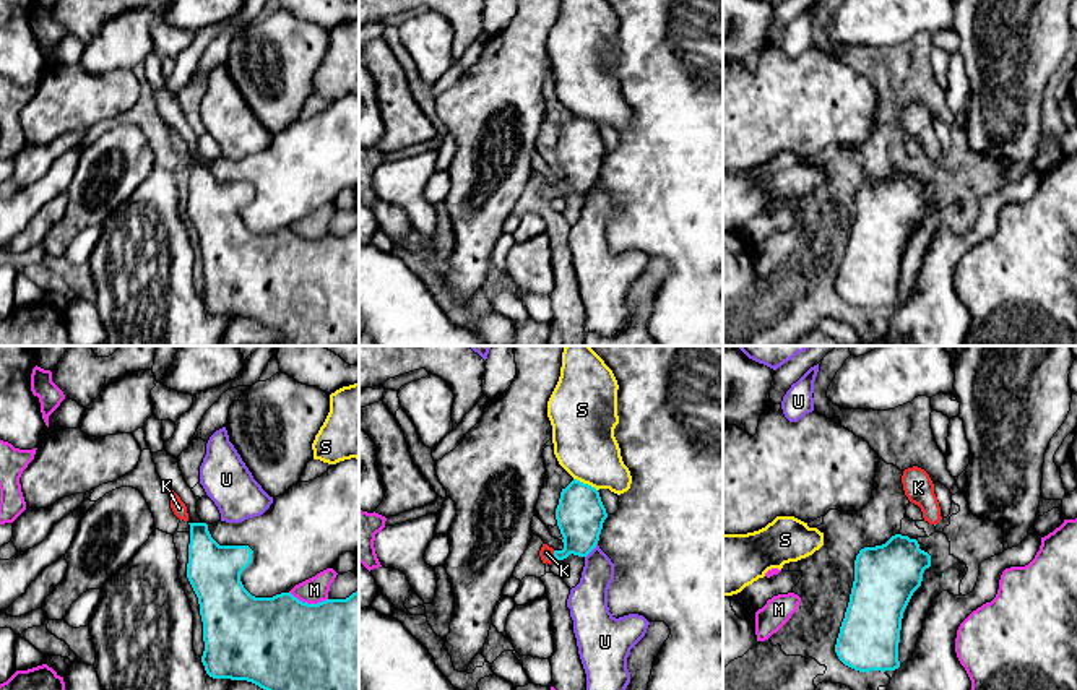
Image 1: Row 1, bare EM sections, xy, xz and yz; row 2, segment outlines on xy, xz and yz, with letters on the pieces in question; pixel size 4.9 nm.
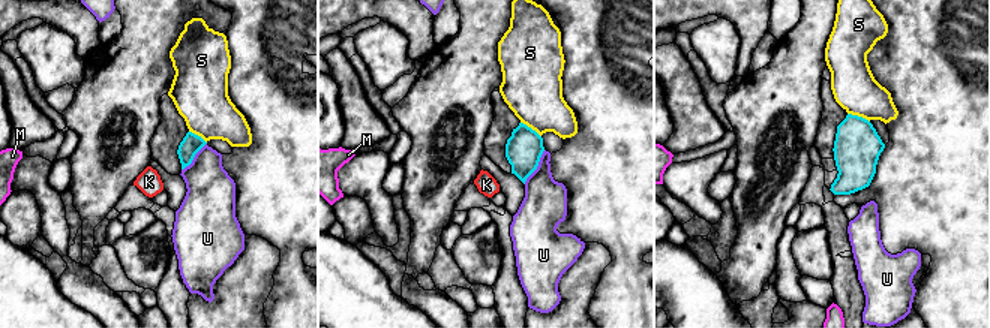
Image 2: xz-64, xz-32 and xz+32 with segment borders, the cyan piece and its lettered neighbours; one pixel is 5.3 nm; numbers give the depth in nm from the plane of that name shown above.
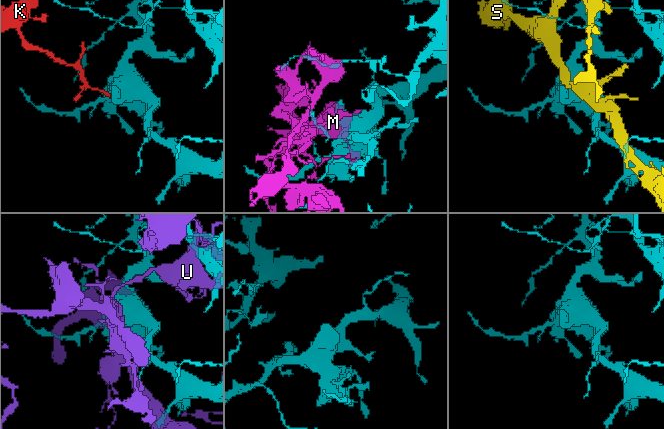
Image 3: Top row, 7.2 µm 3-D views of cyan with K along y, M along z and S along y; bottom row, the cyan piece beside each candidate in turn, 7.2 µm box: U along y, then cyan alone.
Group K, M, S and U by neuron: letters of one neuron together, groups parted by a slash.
K / M / S / U

